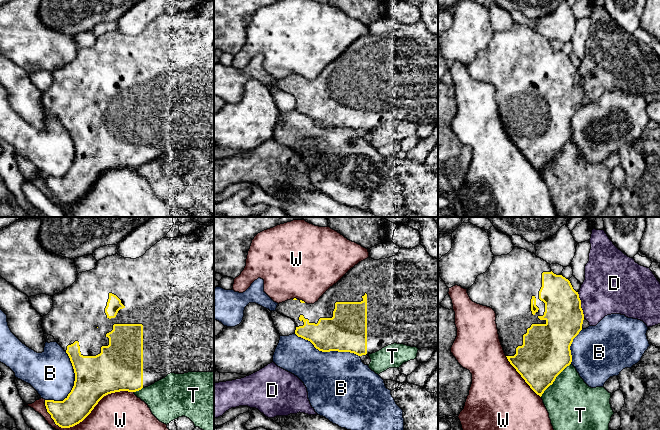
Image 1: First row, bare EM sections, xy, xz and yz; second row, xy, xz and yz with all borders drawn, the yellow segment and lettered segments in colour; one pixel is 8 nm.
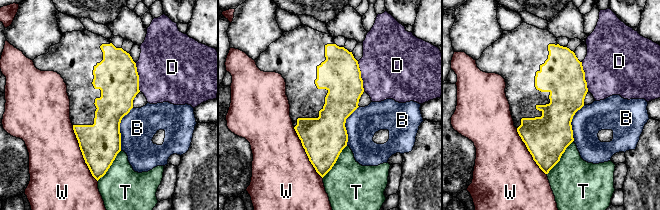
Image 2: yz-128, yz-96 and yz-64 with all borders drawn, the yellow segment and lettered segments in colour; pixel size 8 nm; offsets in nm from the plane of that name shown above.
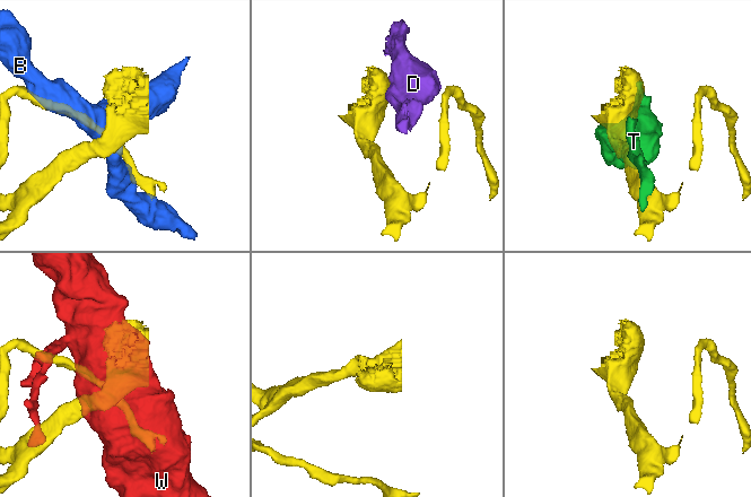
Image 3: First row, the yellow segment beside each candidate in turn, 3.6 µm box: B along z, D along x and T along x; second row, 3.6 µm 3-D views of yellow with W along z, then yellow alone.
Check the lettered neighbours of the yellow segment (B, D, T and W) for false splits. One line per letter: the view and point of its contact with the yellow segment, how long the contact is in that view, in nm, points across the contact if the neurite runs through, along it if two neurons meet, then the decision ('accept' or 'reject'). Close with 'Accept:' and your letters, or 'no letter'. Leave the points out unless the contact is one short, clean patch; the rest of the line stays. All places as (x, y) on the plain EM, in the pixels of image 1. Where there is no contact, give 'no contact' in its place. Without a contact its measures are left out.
B: xy (74, 160) | 440 nm | reject
D: yz (580, 81) | 220 nm | along yz (577, 68), (584, 93) | reject
T: yz (554, 156) | 360 nm | reject
W: xy (86, 192) | 750 nm | reject
Accept: no letter

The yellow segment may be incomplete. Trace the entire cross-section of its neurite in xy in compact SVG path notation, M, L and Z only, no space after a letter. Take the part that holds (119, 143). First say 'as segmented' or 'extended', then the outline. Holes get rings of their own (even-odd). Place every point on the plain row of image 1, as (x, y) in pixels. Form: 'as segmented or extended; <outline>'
extended; M214 0L200 1L189 11L162 14L143 32L136 35L115 30L97 37L94 45L79 49L70 63L53 72L53 83L47 91L43 92L42 104L46 110L53 112L68 130L75 149L74 162L63 177L45 176L47 188L55 200L61 204L70 204L82 198L98 178L108 170L139 167L170 149L214 148Z

